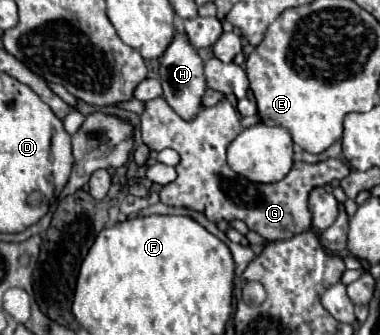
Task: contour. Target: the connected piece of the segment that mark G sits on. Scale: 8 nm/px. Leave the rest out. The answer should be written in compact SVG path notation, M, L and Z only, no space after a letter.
M156 97L156 99L144 103L140 131L142 131L142 141L152 151L160 151L164 147L170 147L170 149L178 151L178 155L180 155L180 163L176 165L176 173L178 173L176 181L164 185L160 189L160 201L162 203L172 205L172 207L188 207L188 209L200 211L214 223L218 223L220 219L226 219L226 221L240 219L248 225L248 229L258 231L268 241L284 241L284 239L290 239L290 237L300 235L304 231L316 231L316 229L312 229L312 213L308 209L310 191L314 187L324 187L334 179L342 179L350 173L350 167L344 161L326 159L326 161L320 161L320 163L314 163L314 165L304 163L304 161L296 161L294 167L290 169L290 173L282 181L276 181L276 183L252 183L246 177L236 175L226 163L226 147L242 131L242 125L240 125L240 113L236 111L236 107L230 105L228 99L218 101L214 107L200 109L194 119L186 121L166 103L164 97Z

